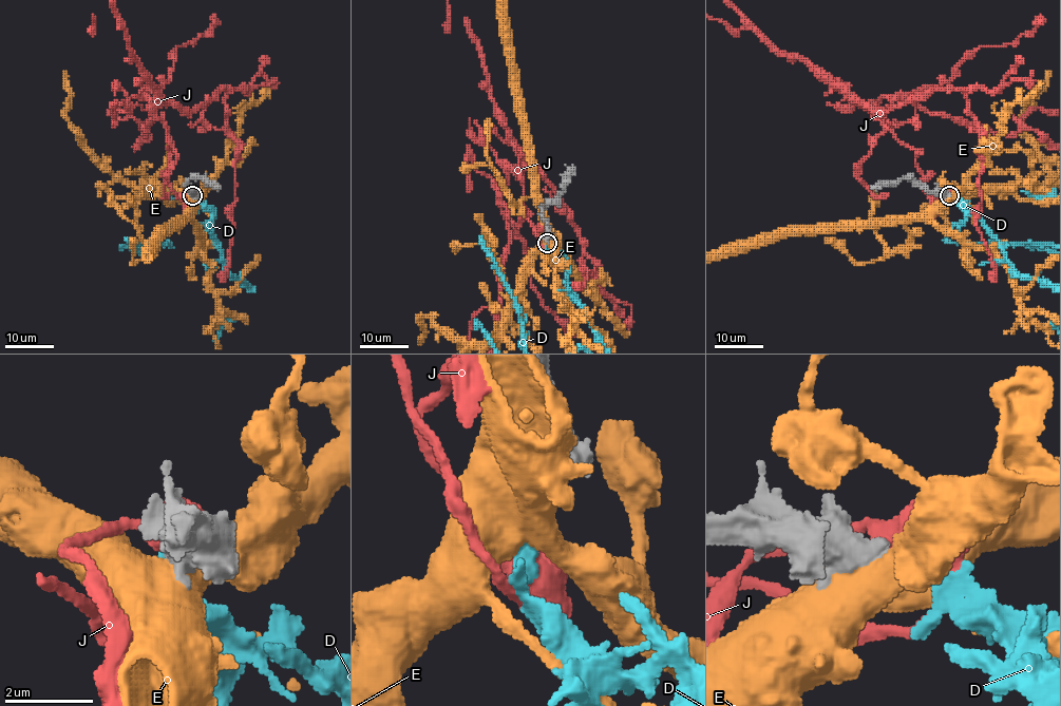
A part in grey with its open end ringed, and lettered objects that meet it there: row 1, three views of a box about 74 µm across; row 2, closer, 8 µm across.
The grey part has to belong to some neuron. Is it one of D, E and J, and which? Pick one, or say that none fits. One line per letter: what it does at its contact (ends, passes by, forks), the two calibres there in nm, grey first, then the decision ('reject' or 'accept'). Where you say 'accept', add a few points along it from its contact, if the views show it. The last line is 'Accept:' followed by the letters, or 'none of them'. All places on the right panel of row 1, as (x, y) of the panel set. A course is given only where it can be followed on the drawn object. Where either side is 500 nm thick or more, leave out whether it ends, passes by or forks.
D: calibres 600 and 320 nm; accept
E: calibres 700 and 750 nm; reject
J: calibres 500 and 550 nm; reject
Accept: D

